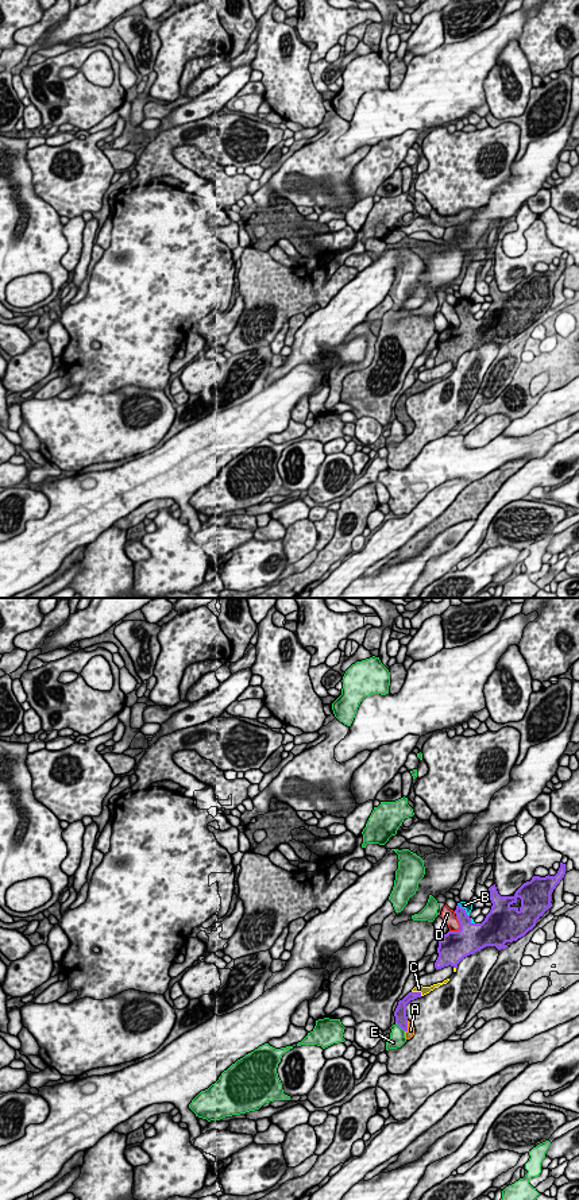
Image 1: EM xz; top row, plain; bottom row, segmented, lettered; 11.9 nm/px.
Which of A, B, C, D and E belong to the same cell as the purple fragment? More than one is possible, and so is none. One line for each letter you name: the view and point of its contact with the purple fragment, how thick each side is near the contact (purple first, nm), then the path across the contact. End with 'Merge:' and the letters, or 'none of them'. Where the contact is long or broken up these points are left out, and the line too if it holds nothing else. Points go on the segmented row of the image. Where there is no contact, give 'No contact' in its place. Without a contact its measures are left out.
A: Touches purple at xz (406, 1026). Thickness 160 nm (purple) against 100 nm
B: Touches purple at xz (464, 910). Thickness 200 nm (purple) against 100 nm
C: Touches purple at xz (417, 992). Thickness 100 nm (purple) against 100 nm
Merge: A, B, C

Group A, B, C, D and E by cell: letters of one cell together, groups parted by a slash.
A B C / D / E

